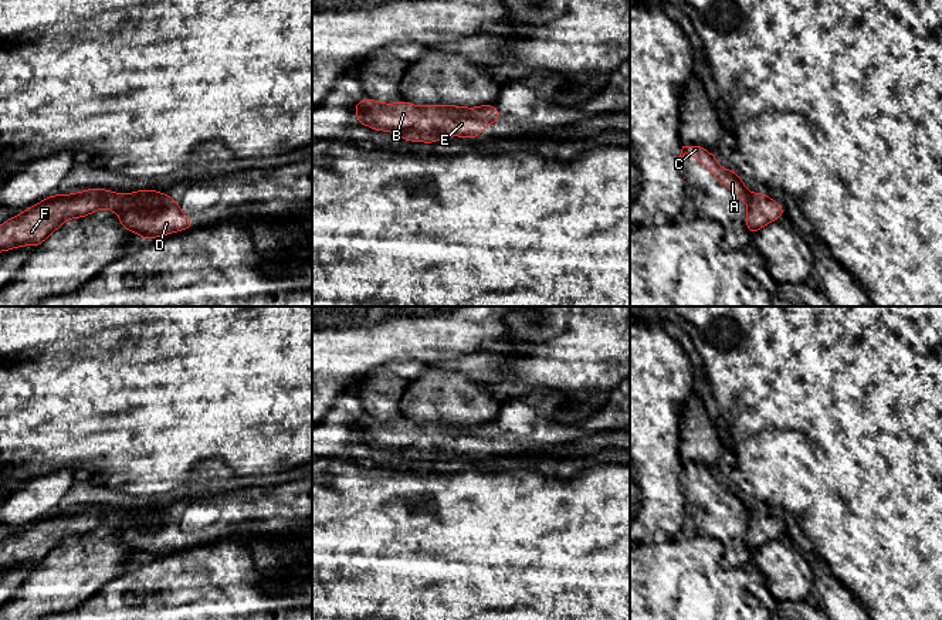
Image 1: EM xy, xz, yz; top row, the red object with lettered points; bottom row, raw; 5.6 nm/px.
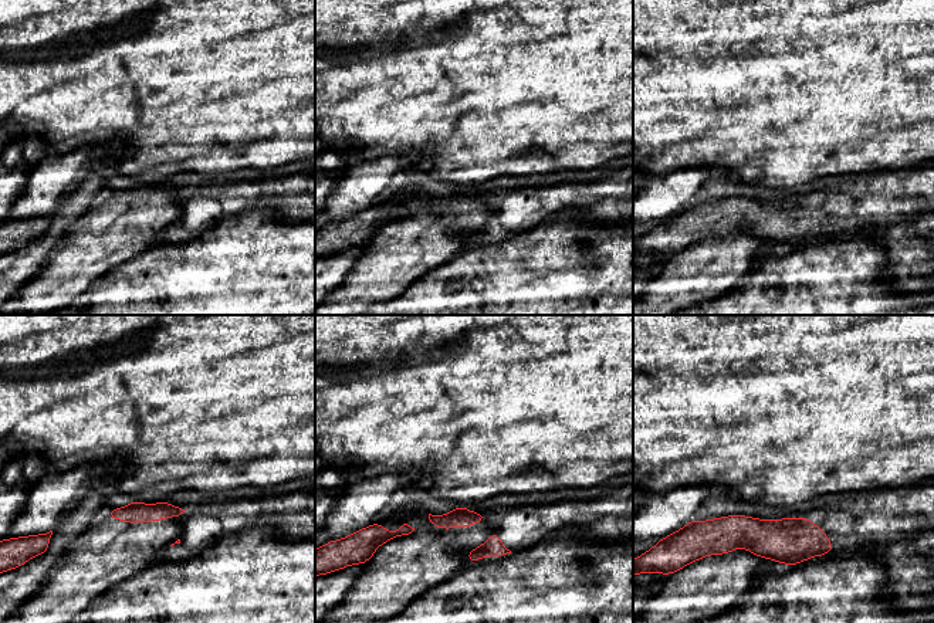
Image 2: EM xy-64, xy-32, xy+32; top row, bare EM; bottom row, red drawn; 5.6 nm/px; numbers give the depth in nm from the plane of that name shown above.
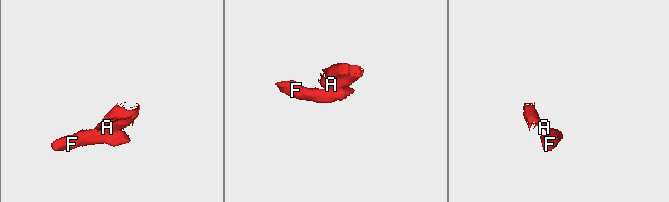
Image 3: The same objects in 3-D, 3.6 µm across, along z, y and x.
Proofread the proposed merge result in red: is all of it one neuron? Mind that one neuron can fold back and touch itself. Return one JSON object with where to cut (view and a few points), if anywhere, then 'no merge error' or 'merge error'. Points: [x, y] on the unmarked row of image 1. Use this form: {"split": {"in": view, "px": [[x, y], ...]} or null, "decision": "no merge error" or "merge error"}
{"split": {"in": "xy", "px": [[158, 511], [151, 519], [138, 519], [124, 514]]}, "decision": "merge error"}

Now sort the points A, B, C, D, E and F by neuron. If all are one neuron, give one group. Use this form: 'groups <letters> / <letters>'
groups A C / B D E F

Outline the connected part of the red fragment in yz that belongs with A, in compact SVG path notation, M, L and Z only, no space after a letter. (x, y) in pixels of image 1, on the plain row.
M688 463L688 464L682 464L681 467L681 471L678 474L680 481L685 471L689 471L694 477L698 477L712 494L715 494L722 502L725 502L732 511L735 511L746 522L749 521L752 511L743 502L742 495L731 487L721 485L715 472L712 472L699 463Z

